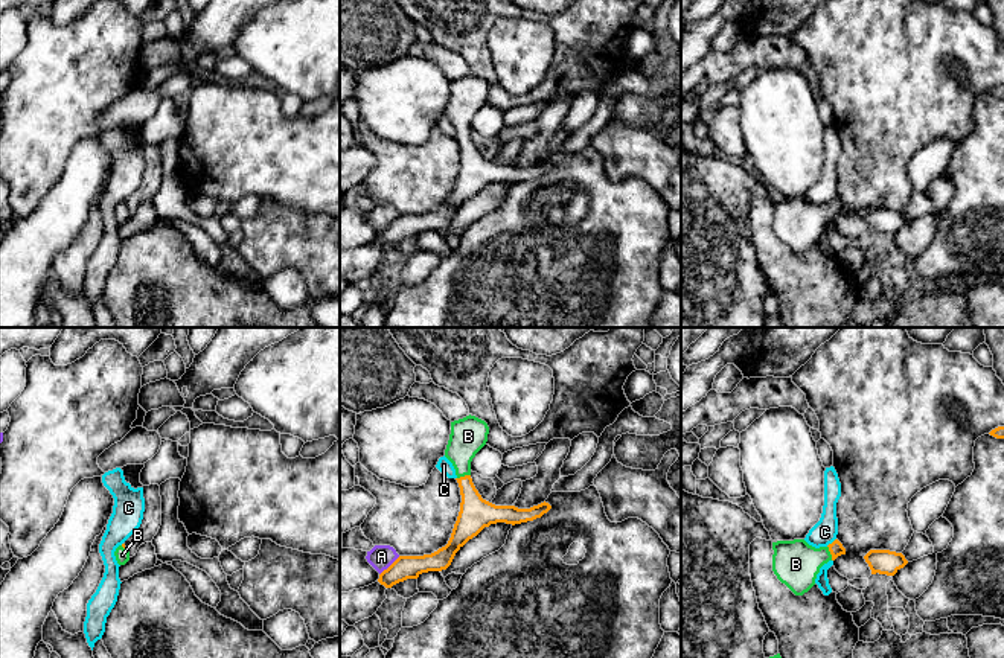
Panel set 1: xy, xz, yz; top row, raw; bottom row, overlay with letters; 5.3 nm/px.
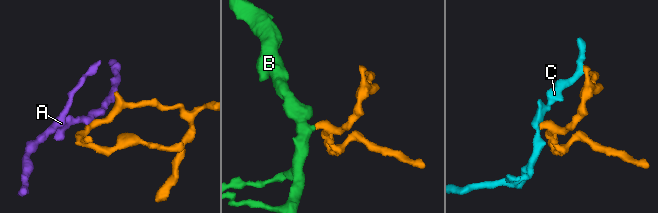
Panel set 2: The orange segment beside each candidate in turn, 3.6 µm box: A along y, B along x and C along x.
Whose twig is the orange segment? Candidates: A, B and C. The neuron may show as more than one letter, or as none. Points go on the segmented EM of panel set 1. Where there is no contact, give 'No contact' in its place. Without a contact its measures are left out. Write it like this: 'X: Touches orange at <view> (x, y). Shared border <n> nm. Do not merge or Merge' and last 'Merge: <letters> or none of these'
A: Touches orange at xz (390, 565). Shared border 150 nm. Do not merge
B: Touches orange at yz (831, 553). Shared border 80 nm. Merge
C: Touches orange at yz (832, 543). Shared border 70 nm. Do not merge
Merge: B

